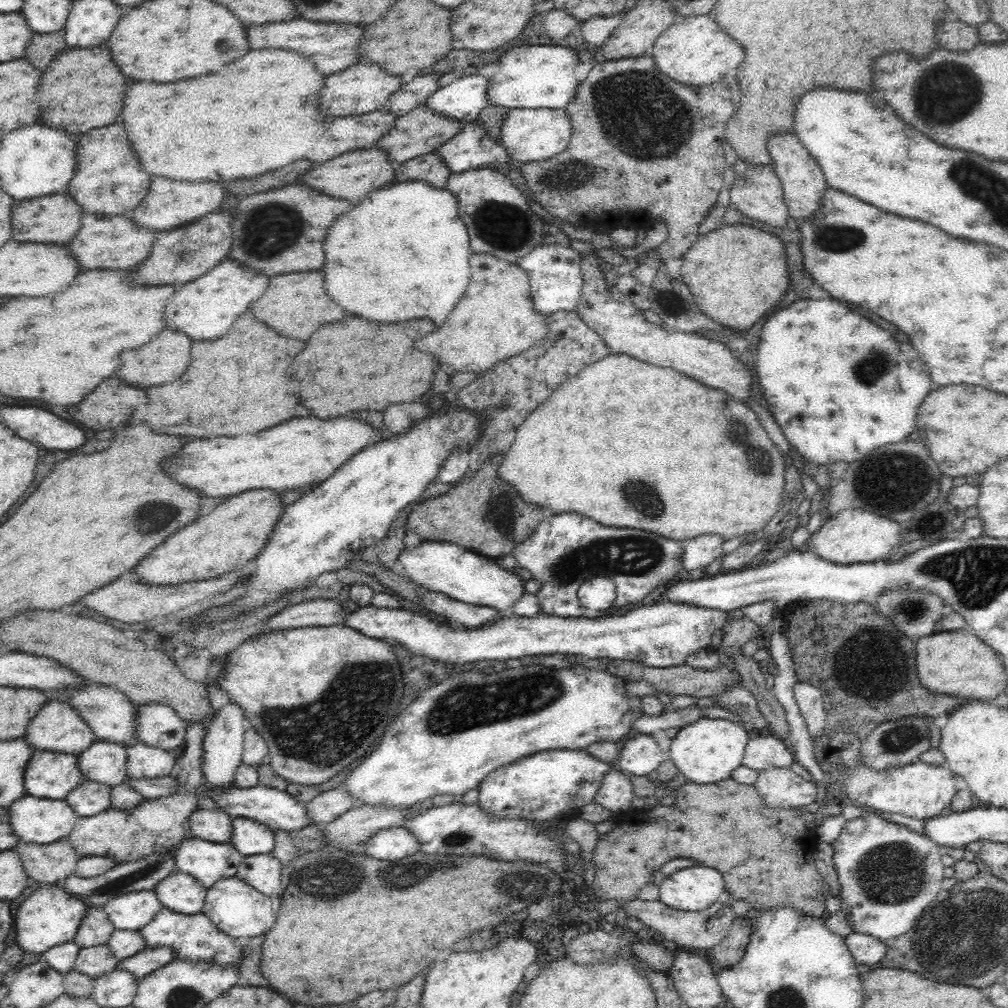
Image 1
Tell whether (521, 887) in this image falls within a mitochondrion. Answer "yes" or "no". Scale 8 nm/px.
yes

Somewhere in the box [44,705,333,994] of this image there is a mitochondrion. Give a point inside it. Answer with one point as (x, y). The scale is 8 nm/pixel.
(119, 884)

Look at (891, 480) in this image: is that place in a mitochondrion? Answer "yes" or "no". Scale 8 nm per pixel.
yes

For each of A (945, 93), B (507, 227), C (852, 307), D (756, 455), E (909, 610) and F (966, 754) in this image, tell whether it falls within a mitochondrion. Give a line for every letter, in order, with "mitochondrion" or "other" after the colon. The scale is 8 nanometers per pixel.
A: mitochondrion
B: mitochondrion
C: other
D: mitochondrion
E: mitochondrion
F: other

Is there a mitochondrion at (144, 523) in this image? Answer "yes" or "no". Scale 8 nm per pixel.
yes

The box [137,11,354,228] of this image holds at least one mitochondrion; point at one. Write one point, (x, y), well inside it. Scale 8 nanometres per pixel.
(223, 46)

